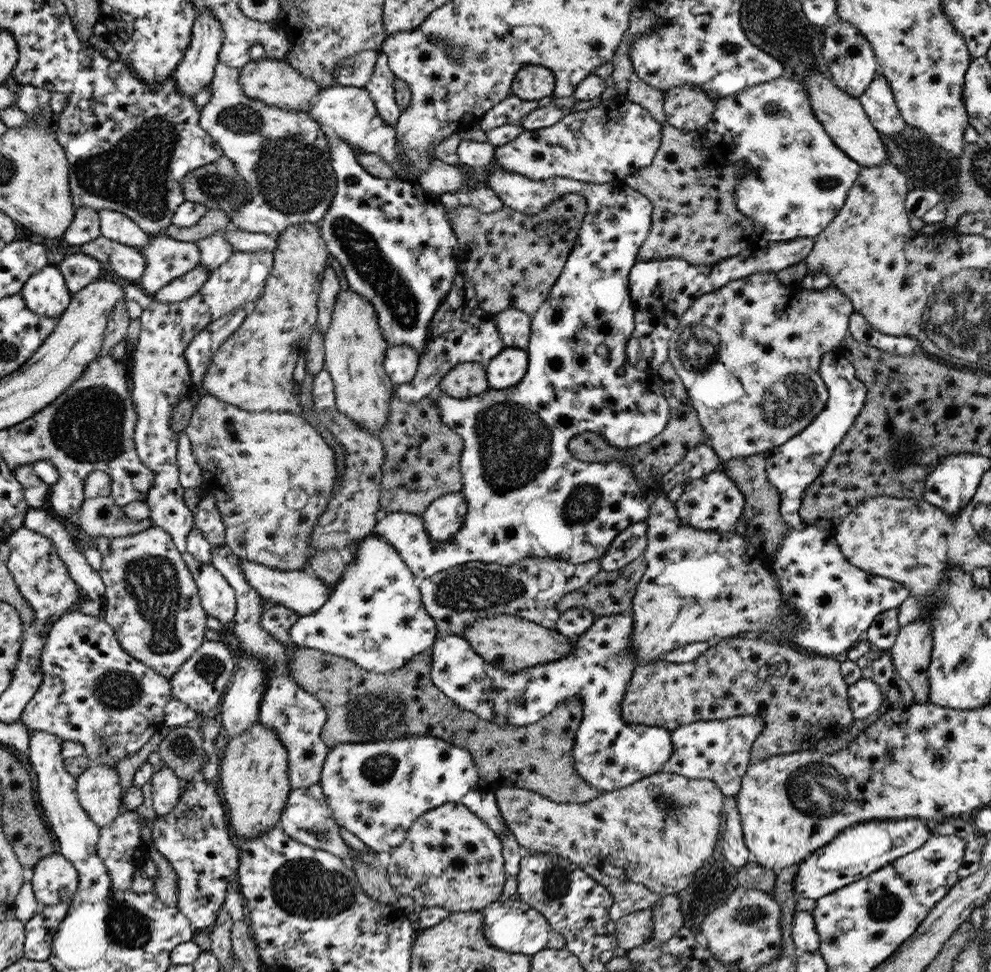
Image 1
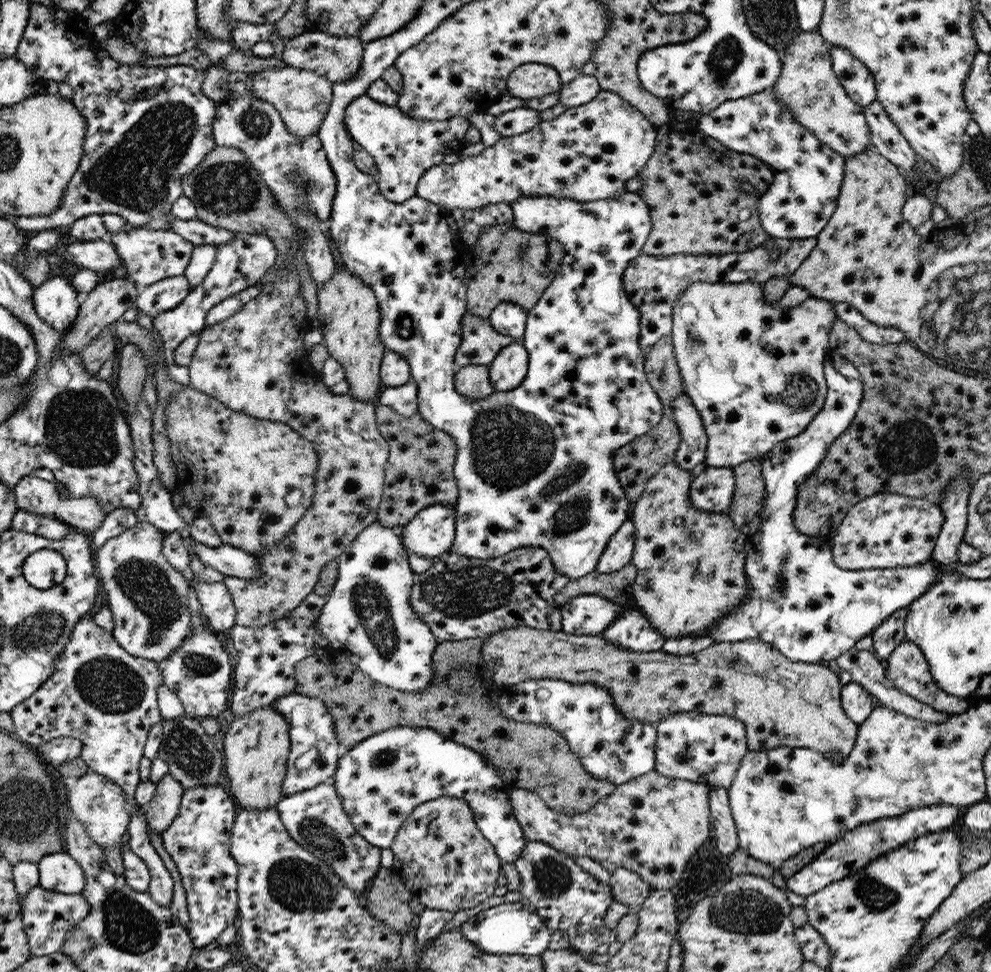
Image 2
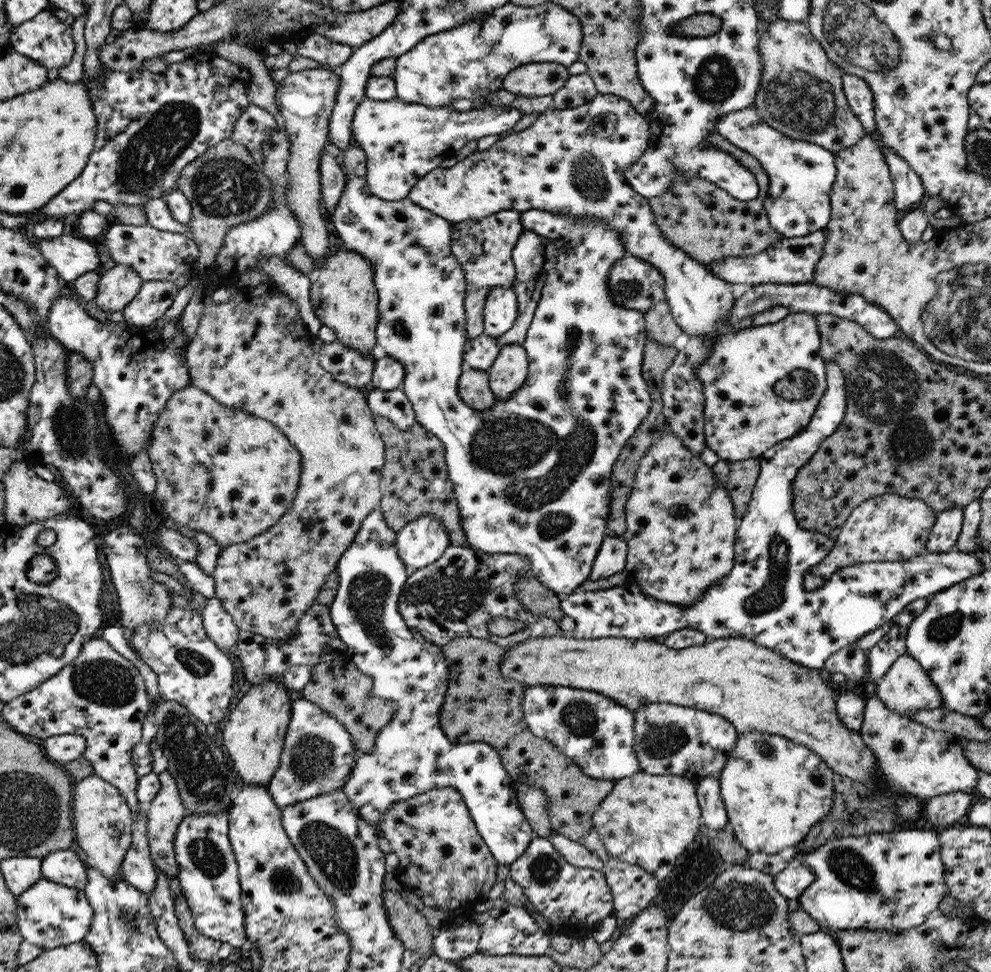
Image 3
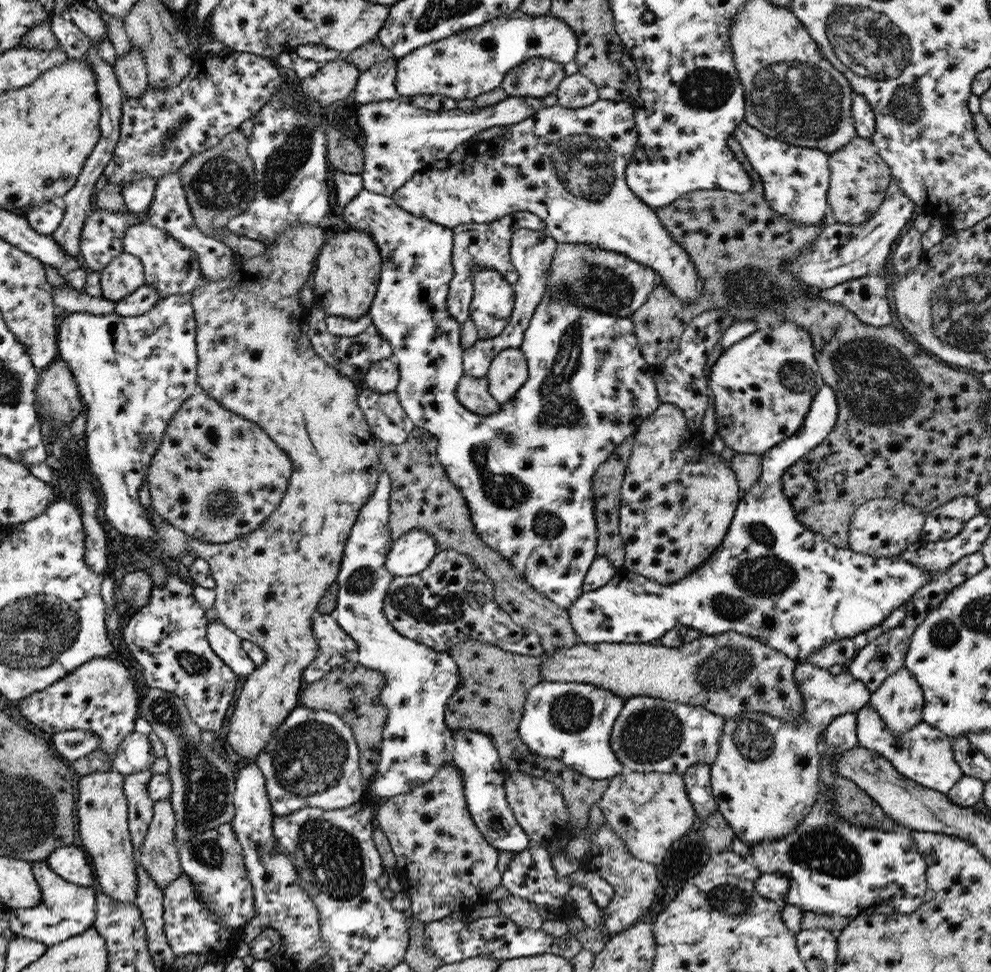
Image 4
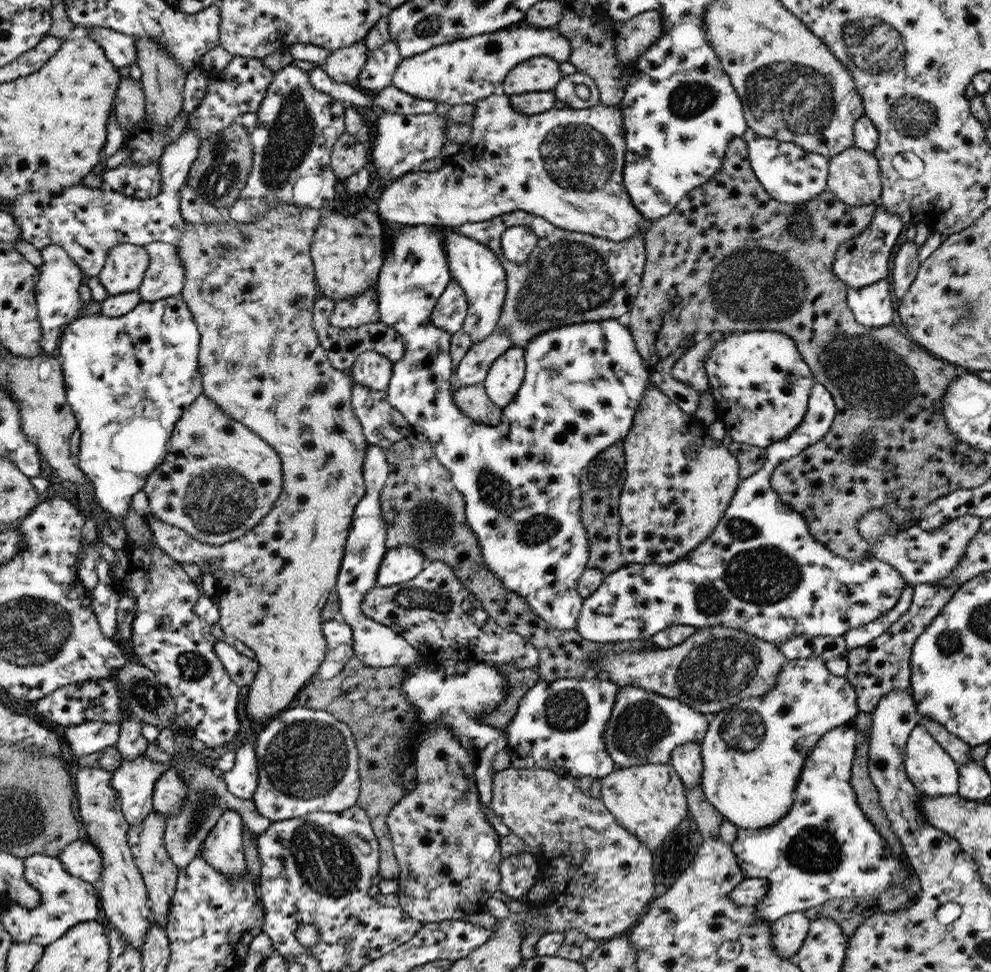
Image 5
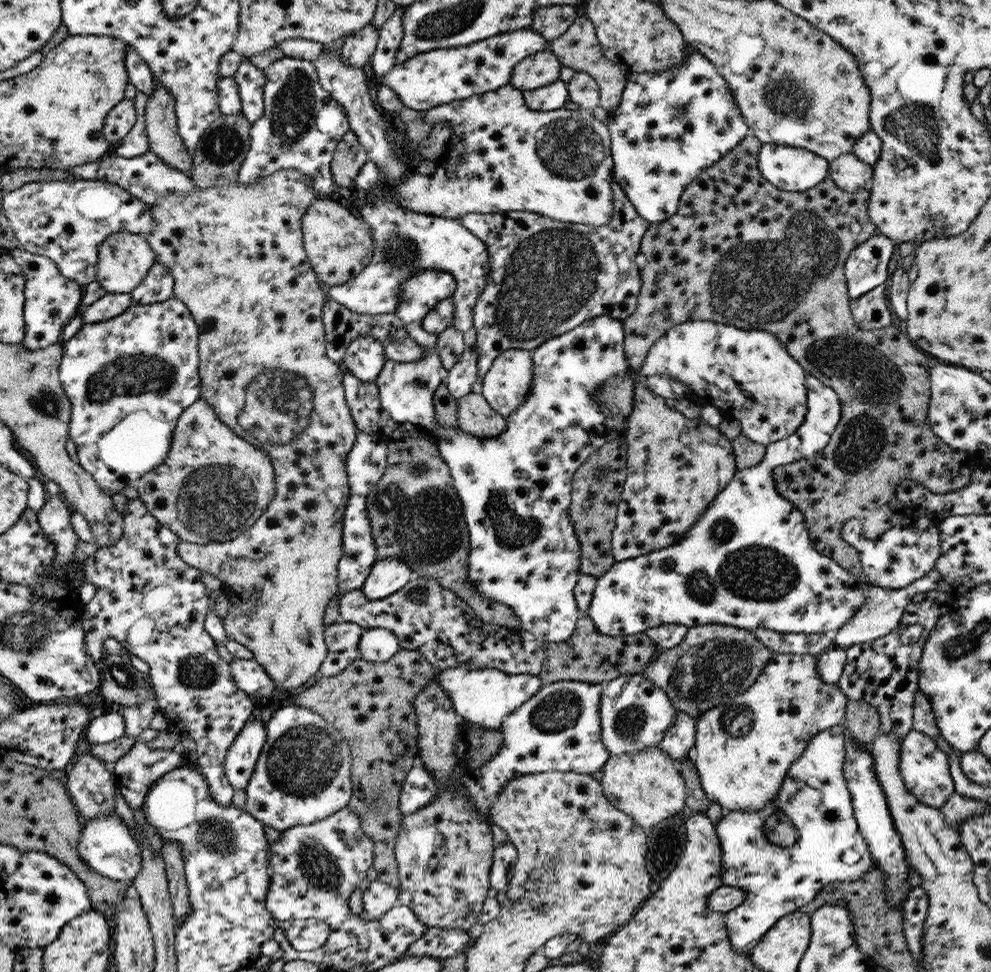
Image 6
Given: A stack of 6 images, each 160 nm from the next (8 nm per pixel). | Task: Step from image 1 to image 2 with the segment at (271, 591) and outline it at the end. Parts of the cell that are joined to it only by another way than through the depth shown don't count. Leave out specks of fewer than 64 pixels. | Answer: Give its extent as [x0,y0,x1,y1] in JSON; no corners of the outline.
[187,537,261,580]

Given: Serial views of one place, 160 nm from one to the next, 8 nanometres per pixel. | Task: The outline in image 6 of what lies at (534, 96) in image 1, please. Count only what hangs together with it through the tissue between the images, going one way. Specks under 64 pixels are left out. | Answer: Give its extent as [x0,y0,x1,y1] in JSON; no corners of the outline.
[510,50,561,90]

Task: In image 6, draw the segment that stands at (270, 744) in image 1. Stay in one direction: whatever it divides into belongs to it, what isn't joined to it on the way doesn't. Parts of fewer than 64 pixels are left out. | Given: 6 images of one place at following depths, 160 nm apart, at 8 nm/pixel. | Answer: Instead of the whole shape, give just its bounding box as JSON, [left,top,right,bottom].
[147,170,358,690]

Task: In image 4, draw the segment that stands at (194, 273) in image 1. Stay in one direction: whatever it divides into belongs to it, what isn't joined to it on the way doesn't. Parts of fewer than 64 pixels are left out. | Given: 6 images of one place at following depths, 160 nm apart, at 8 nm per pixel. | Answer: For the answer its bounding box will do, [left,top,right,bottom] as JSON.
[115,282,163,316]

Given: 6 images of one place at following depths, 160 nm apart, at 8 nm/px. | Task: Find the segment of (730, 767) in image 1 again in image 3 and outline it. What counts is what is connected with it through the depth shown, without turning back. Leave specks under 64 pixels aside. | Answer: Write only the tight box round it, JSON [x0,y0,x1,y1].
[634,704,739,783]

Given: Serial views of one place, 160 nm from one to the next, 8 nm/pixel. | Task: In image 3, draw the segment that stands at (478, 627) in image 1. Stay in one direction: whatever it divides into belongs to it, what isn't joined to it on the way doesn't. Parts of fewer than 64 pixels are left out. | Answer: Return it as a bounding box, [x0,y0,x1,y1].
[499,634,879,788]

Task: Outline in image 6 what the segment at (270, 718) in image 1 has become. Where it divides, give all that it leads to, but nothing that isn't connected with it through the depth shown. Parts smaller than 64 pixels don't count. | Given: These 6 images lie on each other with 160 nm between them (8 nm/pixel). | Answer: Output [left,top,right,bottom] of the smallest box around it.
[245,705,352,832]

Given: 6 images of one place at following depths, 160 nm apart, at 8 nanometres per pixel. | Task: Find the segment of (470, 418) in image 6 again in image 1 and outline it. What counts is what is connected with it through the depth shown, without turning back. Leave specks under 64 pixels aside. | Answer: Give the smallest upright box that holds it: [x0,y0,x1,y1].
[438,362,489,398]

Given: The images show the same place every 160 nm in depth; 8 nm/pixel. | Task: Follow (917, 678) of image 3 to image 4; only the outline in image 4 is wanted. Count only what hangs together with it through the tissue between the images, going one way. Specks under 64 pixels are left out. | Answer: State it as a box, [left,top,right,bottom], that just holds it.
[870,666,924,734]

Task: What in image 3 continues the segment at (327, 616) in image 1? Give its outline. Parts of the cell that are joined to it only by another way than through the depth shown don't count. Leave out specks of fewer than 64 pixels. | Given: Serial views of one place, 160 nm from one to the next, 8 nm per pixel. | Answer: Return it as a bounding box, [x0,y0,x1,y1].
[330,507,534,866]

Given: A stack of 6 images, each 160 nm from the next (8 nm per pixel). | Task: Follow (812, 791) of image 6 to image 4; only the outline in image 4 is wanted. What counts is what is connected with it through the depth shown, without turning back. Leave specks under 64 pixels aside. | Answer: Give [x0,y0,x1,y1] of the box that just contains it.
[747,712,928,919]

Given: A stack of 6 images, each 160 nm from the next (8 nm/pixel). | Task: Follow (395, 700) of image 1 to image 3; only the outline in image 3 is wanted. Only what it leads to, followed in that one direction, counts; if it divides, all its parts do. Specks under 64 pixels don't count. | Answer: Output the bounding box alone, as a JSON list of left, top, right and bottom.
[299,637,615,842]

